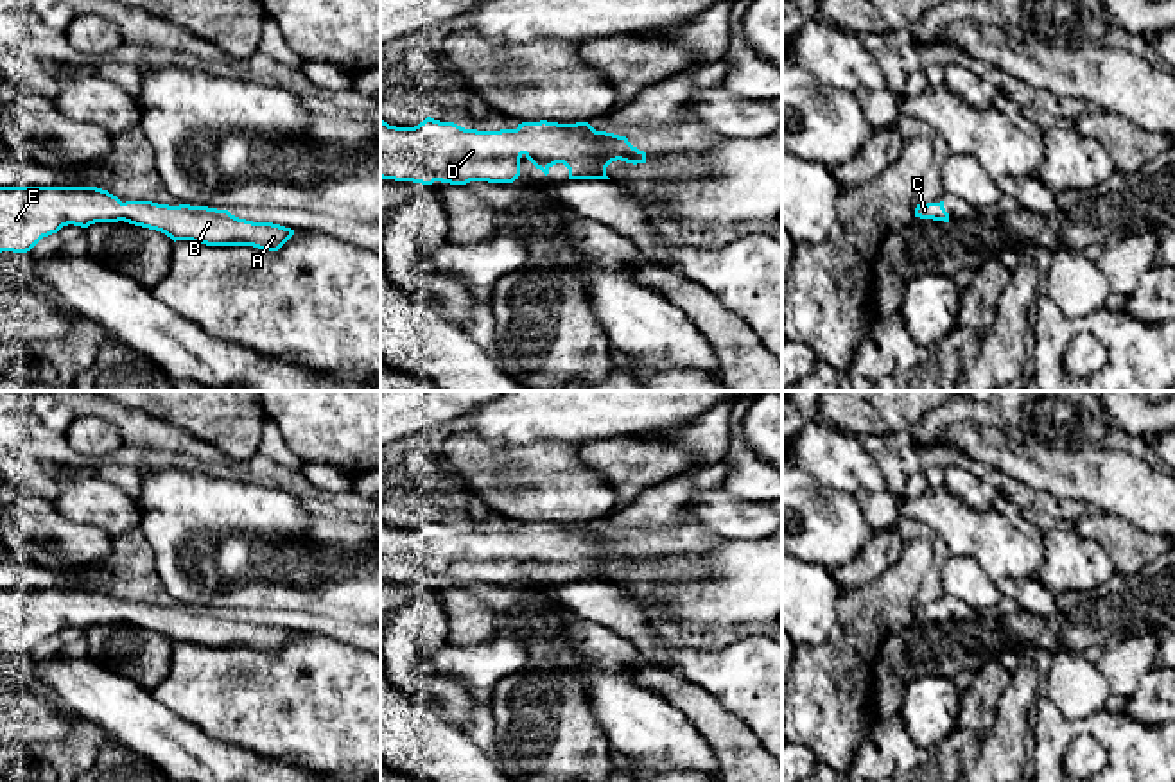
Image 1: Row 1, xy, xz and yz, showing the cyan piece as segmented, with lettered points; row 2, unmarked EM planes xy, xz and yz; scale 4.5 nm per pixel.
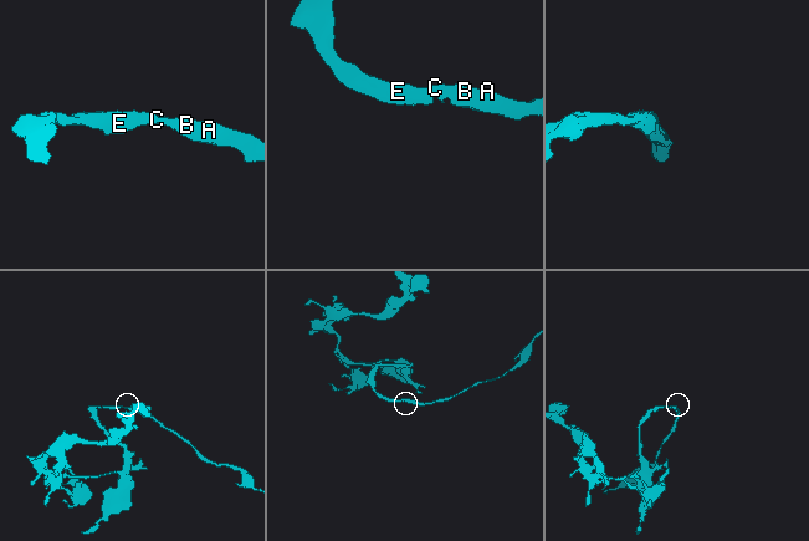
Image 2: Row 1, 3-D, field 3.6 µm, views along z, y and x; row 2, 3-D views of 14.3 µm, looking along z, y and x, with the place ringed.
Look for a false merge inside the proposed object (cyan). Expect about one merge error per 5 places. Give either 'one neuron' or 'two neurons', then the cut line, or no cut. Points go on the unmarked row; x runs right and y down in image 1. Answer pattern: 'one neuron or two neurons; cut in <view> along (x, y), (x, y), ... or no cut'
one neuron; no cut

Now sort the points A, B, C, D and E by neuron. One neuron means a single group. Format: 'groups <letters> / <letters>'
groups A B C D E

